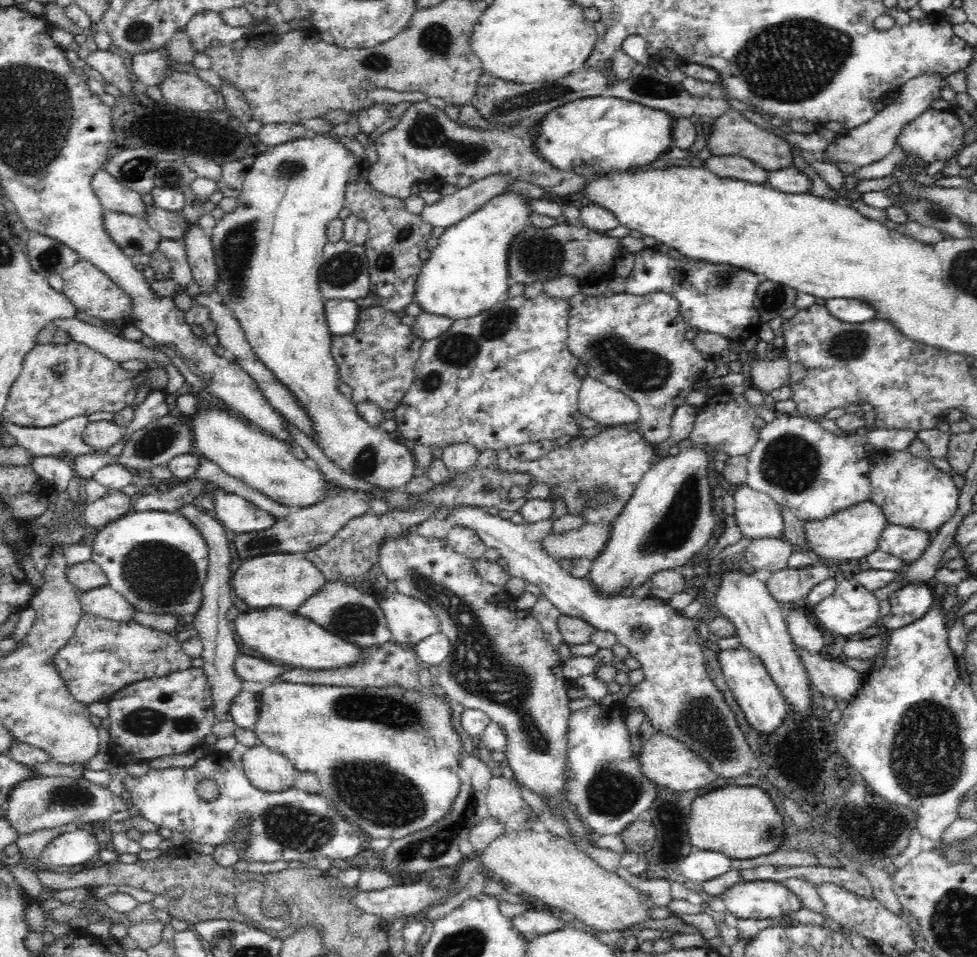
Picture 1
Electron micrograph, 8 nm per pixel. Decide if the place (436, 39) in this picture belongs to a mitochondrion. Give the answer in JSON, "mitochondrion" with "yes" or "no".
{"mitochondrion":"yes"}

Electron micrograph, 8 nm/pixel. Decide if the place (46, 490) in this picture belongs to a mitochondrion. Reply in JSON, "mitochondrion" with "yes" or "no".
{"mitochondrion":"no"}

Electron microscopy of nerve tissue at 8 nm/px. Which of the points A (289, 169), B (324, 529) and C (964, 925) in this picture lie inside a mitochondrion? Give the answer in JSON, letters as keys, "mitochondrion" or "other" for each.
{"A":"mitochondrion","B":"other","C":"mitochondrion"}

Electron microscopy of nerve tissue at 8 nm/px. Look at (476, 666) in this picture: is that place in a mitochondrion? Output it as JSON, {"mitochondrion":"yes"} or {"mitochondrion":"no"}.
{"mitochondrion":"yes"}

